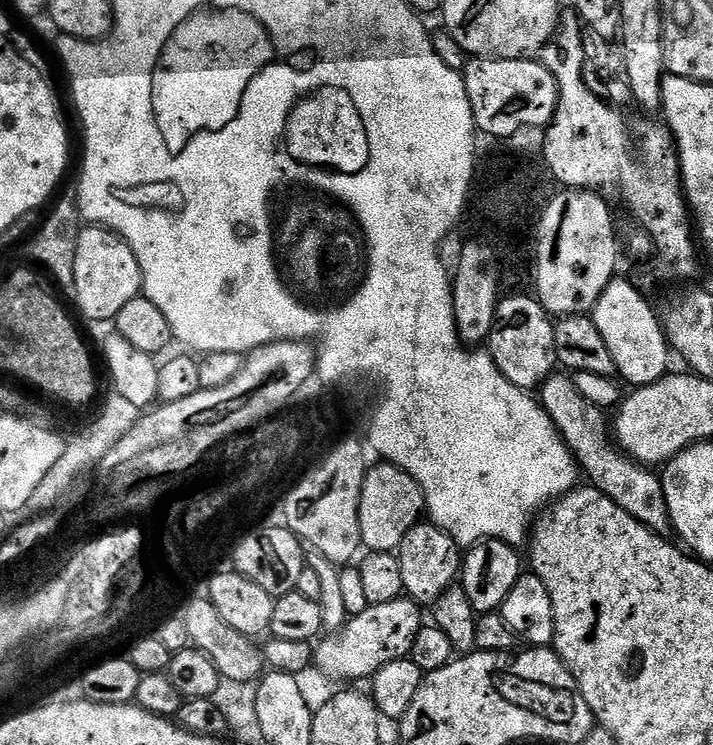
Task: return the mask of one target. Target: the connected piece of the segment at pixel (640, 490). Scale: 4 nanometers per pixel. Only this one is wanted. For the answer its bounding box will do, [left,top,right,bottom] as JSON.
[538,374,670,537]

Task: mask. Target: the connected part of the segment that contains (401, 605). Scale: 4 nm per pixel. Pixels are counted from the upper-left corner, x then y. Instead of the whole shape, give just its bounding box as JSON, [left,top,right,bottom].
[314,598,426,680]

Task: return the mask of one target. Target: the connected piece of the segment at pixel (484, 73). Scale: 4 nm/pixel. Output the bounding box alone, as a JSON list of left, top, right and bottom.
[462,58,560,138]

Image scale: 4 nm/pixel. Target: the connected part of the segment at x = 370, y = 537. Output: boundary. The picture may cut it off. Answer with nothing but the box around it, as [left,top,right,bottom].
[358,463,426,553]

